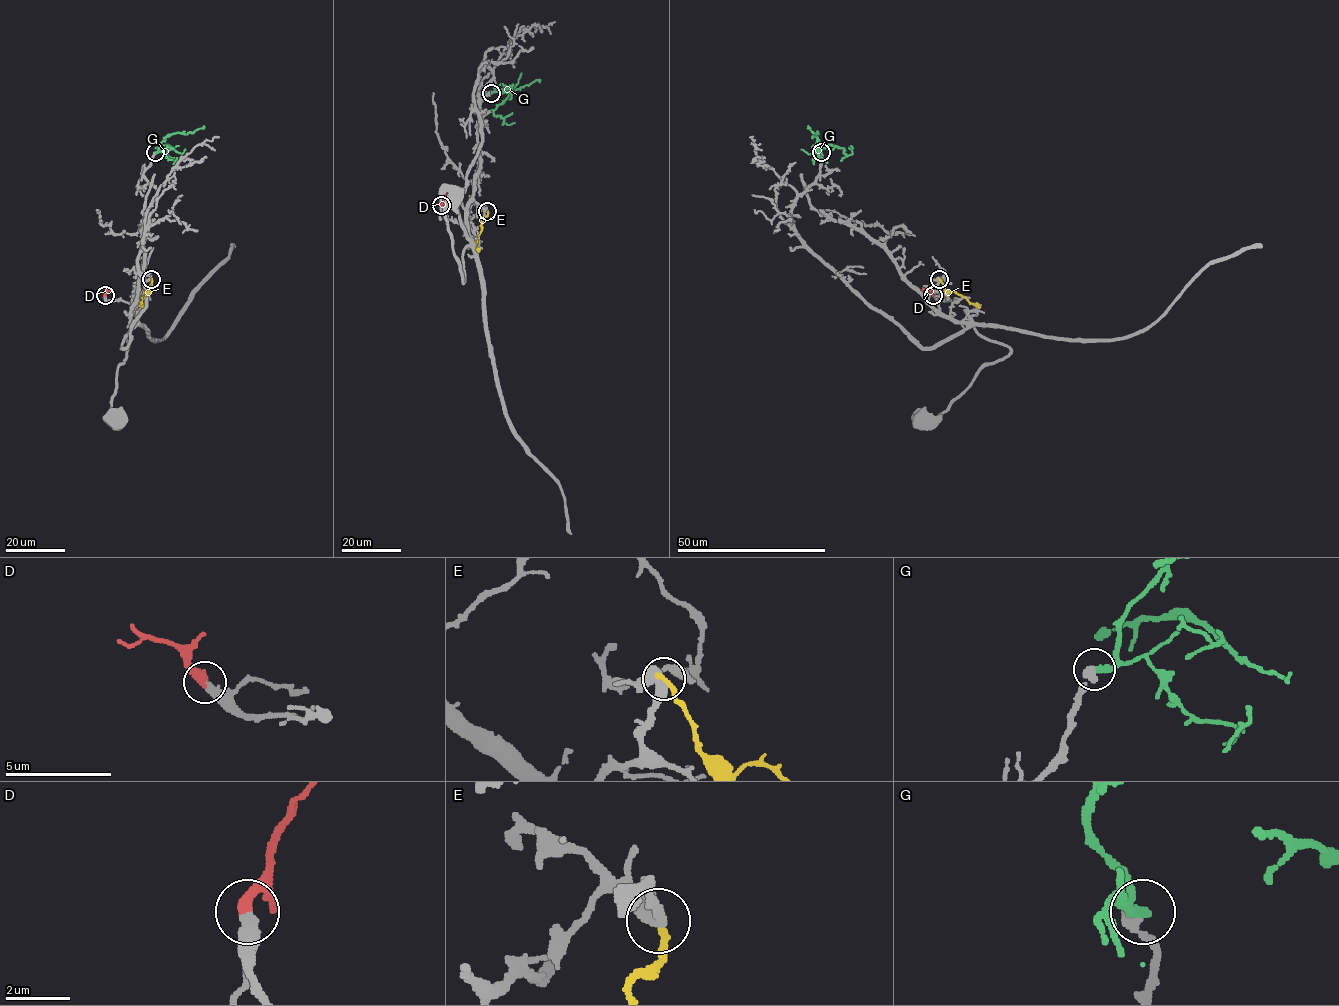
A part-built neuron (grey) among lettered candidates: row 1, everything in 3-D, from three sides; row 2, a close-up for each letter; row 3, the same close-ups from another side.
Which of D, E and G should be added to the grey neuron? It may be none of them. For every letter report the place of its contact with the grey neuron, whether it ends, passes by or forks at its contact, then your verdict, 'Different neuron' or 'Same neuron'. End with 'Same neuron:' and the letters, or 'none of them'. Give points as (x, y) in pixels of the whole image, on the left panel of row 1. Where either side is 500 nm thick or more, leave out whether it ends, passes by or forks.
D: Touches grey at (105, 295). It ends there. Same neuron
E: Touches grey at (151, 279). It ends there. Different neuron
G: Touches grey at (155, 152). It ends there. Different neuron
Same neuron: D

